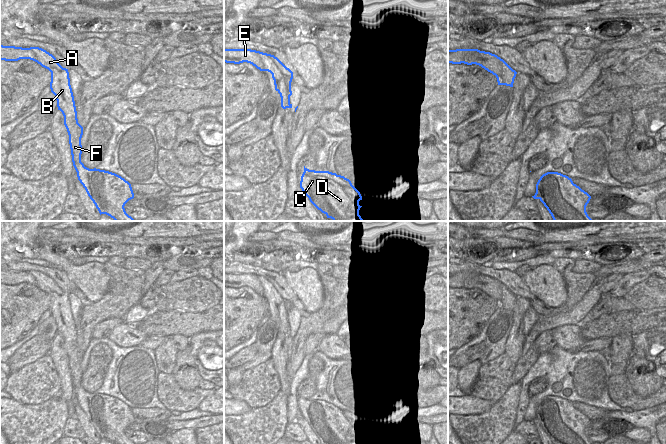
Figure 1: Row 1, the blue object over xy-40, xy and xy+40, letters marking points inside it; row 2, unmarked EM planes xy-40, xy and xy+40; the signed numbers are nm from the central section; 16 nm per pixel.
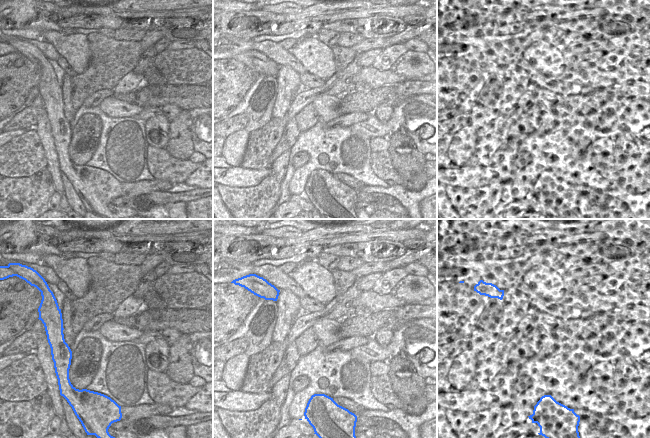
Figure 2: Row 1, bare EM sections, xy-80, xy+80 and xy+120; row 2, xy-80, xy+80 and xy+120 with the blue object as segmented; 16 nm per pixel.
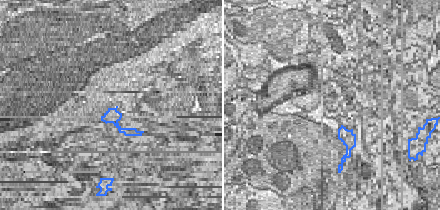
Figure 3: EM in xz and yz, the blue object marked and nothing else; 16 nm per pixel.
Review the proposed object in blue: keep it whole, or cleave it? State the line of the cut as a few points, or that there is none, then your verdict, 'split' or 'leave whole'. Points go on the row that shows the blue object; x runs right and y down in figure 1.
xy (264, 53), (288, 71), (286, 83) | split

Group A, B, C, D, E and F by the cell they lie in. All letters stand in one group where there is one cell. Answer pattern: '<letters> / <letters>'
A B C D F / E

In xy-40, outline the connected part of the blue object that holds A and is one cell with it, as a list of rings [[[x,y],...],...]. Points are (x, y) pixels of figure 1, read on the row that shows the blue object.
[[[30,47],[37,59],[43,61],[46,67],[60,70],[51,78],[50,89],[57,100],[57,107],[64,116],[64,125],[69,135],[69,144],[73,166],[80,183],[95,204],[100,215],[106,214],[115,221],[136,221],[125,211],[125,204],[134,198],[131,184],[121,176],[100,169],[89,169],[81,162],[81,138],[83,127],[78,123],[68,69],[63,68],[56,58],[39,47]]]

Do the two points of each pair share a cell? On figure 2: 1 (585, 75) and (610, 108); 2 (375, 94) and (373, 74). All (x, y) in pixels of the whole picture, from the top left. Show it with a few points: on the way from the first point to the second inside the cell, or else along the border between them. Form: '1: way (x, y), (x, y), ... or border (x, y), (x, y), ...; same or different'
1: way (597, 79), (605, 79), (614, 88), (614, 96); same
2: border (397, 83), (382, 85), (372, 89); different

